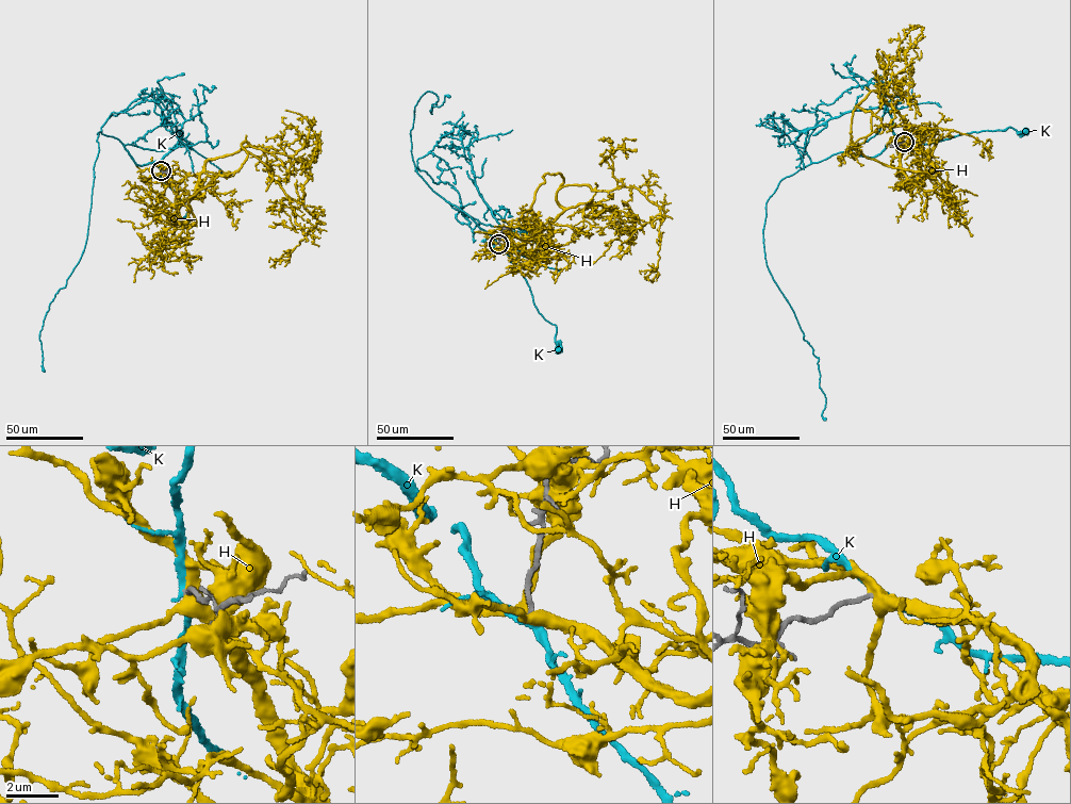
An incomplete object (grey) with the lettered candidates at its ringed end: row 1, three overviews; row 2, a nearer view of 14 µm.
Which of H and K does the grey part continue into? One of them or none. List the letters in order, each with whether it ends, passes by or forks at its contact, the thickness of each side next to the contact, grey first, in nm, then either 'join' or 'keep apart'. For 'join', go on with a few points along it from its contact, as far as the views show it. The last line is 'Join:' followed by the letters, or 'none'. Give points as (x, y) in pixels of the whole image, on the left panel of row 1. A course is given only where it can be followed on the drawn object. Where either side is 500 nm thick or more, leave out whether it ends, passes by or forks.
H: it forks; calibres 180 and 400 nm; keep apart
K: it passes by; calibres 170 and 280 nm; keep apart
Join: none

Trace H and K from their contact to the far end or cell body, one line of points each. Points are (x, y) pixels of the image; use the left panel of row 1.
H: (161, 171), (172, 184), (246, 142), (243, 148), (317, 220), (290, 258), (269, 262)
K: (161, 171), (161, 178), (192, 210), (187, 211), (186, 218)

